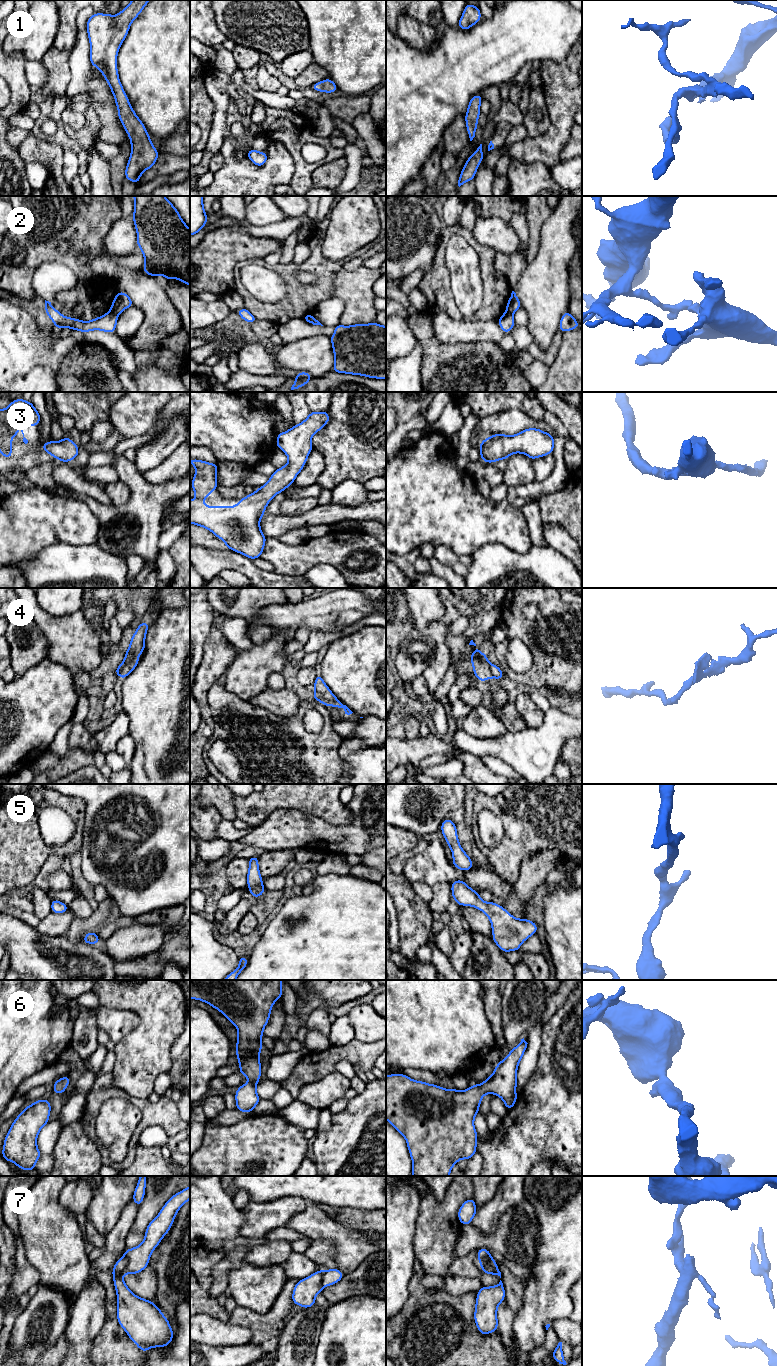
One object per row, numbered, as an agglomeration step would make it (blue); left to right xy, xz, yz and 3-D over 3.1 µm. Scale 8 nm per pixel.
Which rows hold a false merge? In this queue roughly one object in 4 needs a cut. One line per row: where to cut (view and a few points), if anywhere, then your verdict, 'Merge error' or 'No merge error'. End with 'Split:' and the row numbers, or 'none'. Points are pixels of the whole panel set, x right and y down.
1: No split. No merge error
2: Split along xy (110, 311), (117, 315). Merge error
3: No split. No merge error
4: Split along yz (490, 664), (490, 673), (493, 676). Merge error
5: No split. No merge error
6: No split. No merge error
7: Split along xz (323, 1270), (322, 1286). Merge error
Split: 2, 4, 7

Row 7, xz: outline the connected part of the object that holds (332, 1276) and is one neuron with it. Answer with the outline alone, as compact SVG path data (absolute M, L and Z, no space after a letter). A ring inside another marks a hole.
M338 1268L323 1270L322 1286L327 1287L338 1283L343 1277L343 1273Z

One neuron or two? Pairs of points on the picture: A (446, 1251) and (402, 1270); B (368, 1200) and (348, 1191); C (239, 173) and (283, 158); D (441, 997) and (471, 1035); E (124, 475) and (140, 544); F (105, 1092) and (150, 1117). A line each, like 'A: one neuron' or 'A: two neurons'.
A: two neurons
B: one neuron
C: one neuron
D: one neuron
E: one neuron
F: one neuron

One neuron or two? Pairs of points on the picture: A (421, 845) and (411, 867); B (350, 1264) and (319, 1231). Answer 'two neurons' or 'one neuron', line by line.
A: two neurons
B: one neuron

